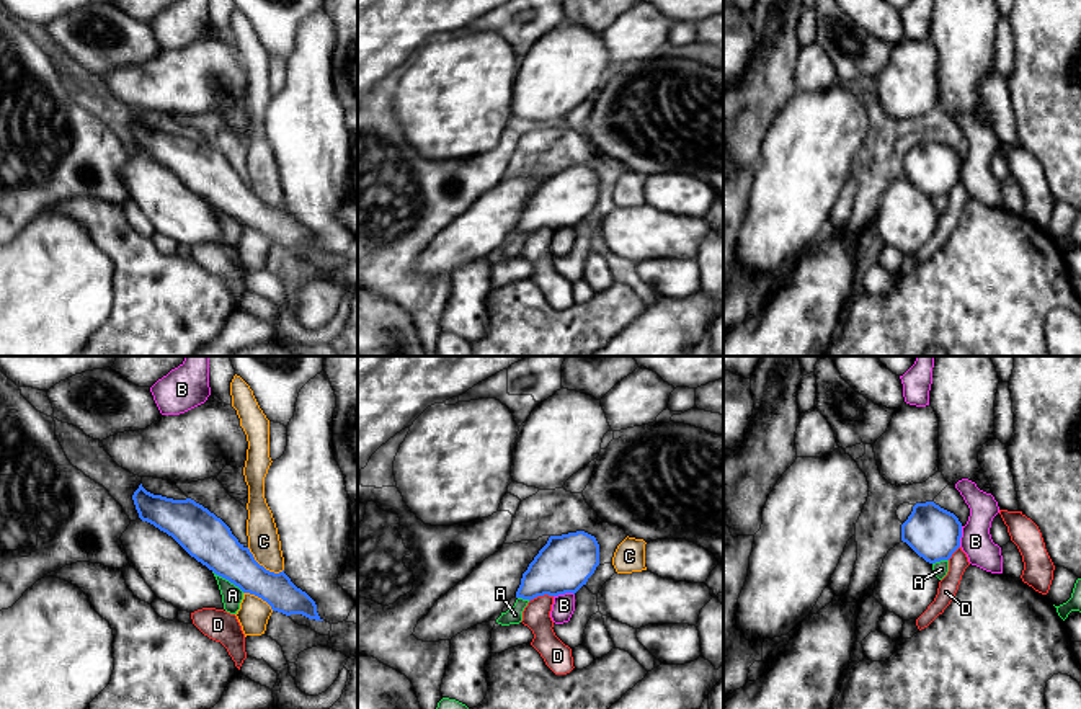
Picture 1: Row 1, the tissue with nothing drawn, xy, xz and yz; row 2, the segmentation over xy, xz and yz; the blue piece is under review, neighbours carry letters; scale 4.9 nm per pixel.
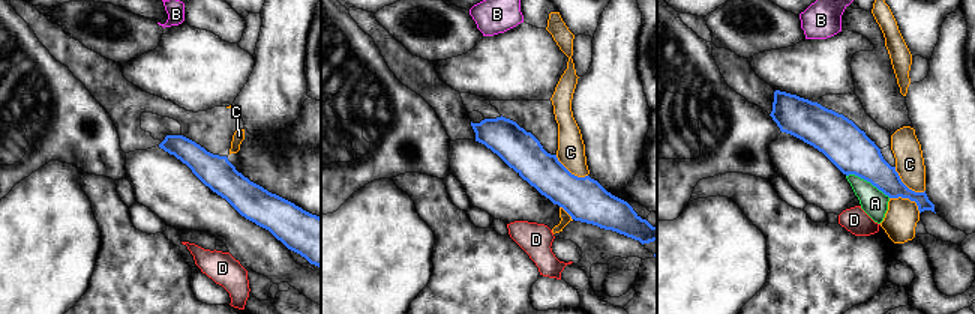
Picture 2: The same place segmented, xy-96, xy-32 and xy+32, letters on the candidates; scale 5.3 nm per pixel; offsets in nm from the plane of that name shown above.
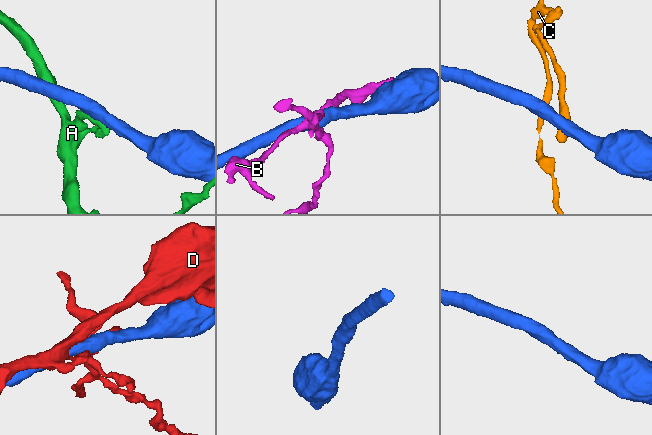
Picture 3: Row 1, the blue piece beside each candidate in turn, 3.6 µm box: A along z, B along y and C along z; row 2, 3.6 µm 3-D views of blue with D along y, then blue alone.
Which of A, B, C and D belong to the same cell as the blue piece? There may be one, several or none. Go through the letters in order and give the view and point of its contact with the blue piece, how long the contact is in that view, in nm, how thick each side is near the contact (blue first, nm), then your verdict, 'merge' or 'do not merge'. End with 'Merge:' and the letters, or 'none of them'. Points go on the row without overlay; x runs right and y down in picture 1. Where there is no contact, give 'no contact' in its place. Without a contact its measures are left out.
A: xy (229, 214) | 190 nm | 240/100 nm | do not merge
B: xz (564, 227) | 110 nm | 280/110 nm | do not merge
C: xy (262, 200) | 220 nm | 200/160 nm | do not merge
D: xz (541, 229) | 120 nm | 280/140 nm | do not merge
Merge: none of them

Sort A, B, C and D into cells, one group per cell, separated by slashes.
A / B / C / D

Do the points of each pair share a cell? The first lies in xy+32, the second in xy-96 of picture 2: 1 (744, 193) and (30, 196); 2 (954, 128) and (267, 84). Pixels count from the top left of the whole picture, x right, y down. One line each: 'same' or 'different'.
1: different
2: same

